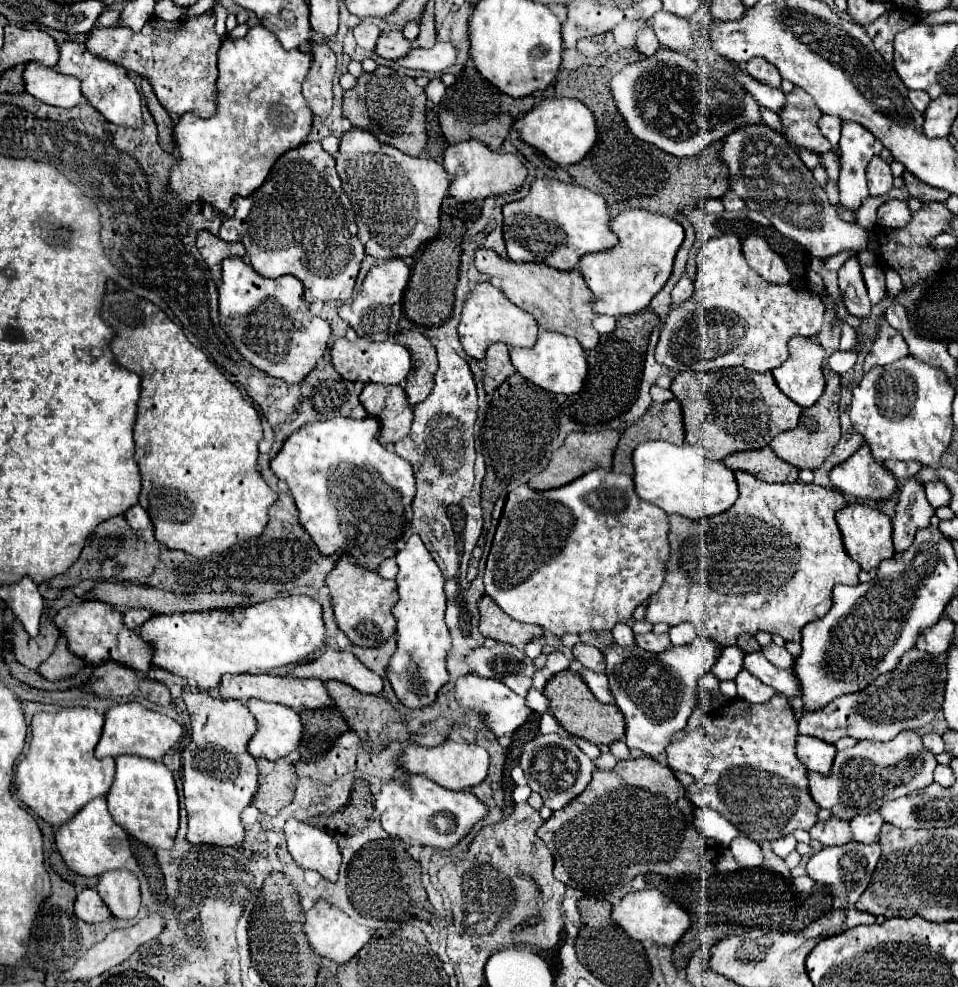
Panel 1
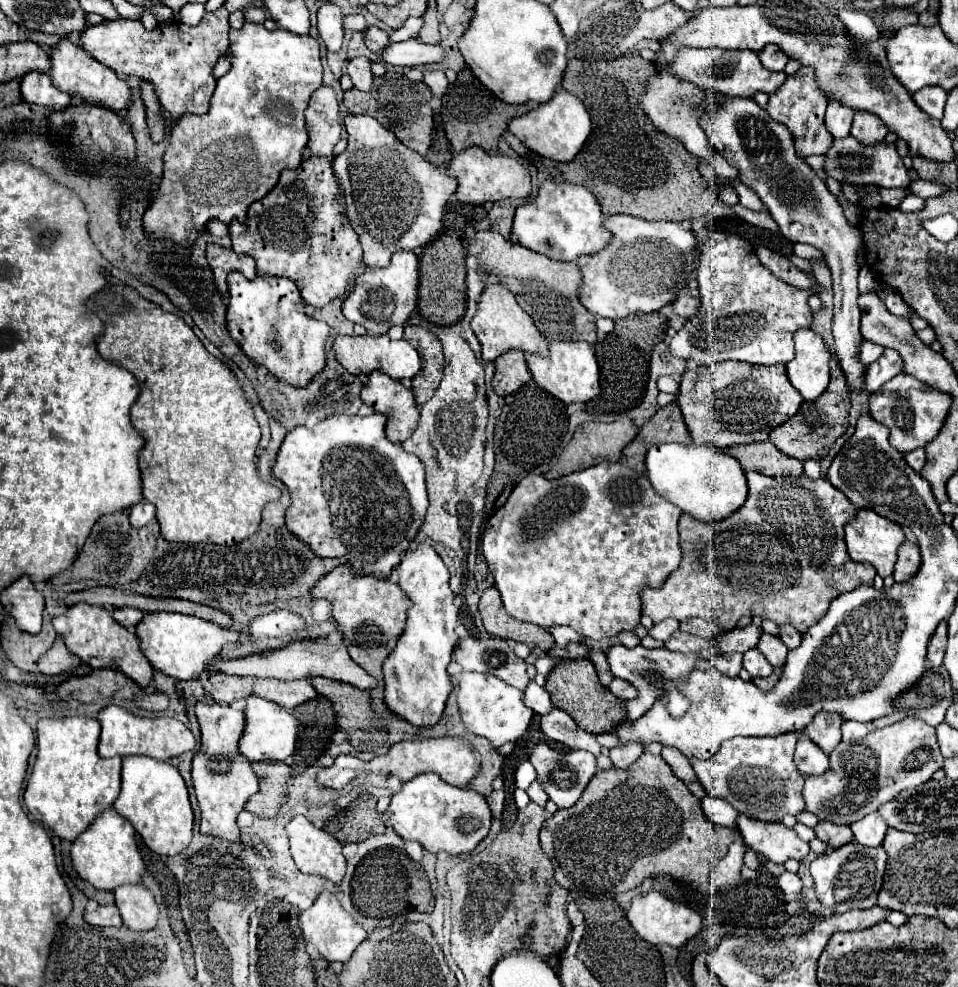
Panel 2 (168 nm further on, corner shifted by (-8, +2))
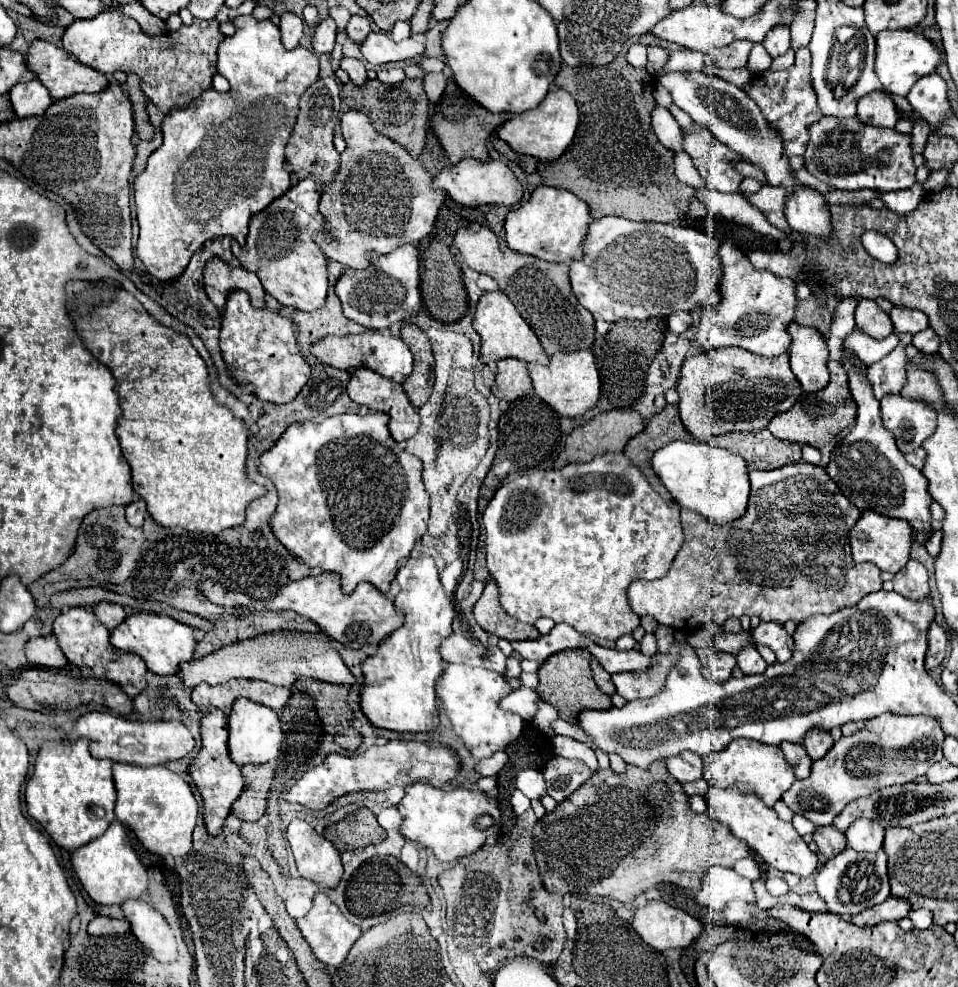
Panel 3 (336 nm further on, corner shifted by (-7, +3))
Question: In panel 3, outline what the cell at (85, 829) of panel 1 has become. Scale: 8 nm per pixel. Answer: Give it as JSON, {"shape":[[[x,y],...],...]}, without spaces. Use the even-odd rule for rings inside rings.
{"shape":[[[113,821],[103,835],[73,851],[71,863],[85,891],[99,905],[121,905],[125,899],[139,899],[147,891],[147,871],[129,843],[125,825],[119,821]]]}

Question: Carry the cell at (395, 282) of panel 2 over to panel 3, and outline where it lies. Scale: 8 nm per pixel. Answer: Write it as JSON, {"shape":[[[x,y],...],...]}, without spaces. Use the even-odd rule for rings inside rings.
{"shape":[[[403,245],[387,255],[373,255],[373,267],[365,271],[347,269],[335,285],[343,315],[367,329],[387,329],[393,323],[415,317],[421,309],[419,295],[419,251],[415,245]]]}

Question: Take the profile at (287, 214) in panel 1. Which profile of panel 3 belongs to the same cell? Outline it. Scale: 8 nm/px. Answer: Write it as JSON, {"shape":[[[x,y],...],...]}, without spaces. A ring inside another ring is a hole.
{"shape":[[[305,177],[287,193],[277,197],[261,213],[251,217],[245,247],[231,241],[235,259],[247,269],[257,273],[263,289],[281,305],[291,305],[299,311],[315,311],[323,307],[329,289],[327,257],[315,243],[315,235],[327,231],[325,217],[319,213],[319,187],[315,179]]]}

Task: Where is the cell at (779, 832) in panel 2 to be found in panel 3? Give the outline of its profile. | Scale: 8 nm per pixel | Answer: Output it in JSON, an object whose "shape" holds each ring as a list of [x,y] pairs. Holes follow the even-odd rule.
{"shape":[[[709,787],[707,803],[709,807],[713,807],[715,819],[725,823],[735,837],[743,839],[751,849],[755,849],[757,855],[773,869],[791,871],[797,873],[799,877],[807,877],[817,869],[817,855],[807,847],[807,843],[801,839],[792,823],[785,823],[779,819],[775,809],[765,807],[763,801],[753,793],[739,793],[737,787],[729,789]]]}

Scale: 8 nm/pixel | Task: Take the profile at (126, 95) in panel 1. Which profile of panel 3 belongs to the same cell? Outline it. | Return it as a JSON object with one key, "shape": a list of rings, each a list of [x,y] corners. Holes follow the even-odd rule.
{"shape":[[[33,41],[33,45],[27,51],[27,65],[31,71],[37,73],[37,79],[49,89],[55,101],[65,99],[75,93],[95,93],[95,91],[103,91],[109,87],[109,79],[101,71],[95,71],[93,67],[83,65],[81,61],[75,59],[75,55],[47,41]]]}

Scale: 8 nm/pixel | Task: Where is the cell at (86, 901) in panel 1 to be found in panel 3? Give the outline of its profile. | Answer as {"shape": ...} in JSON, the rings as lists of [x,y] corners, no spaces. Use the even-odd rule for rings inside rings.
{"shape":[[[97,915],[89,927],[89,935],[117,935],[117,933],[127,933],[129,931],[129,921],[127,919],[111,919]]]}

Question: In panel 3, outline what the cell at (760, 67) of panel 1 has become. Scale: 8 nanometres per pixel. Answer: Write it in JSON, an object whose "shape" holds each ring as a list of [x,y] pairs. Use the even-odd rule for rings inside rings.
{"shape":[[[783,25],[771,29],[771,31],[767,33],[767,37],[763,39],[763,47],[767,49],[767,53],[769,53],[773,59],[779,57],[779,55],[783,55],[783,53],[787,53],[787,49],[791,47],[789,29],[783,27]]]}

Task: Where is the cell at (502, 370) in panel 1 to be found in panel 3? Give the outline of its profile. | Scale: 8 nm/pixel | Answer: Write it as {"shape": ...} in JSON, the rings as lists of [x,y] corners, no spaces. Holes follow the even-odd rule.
{"shape":[[[501,359],[497,363],[497,375],[495,385],[491,387],[491,393],[497,399],[515,401],[531,391],[531,379],[527,373],[527,365],[519,359]]]}

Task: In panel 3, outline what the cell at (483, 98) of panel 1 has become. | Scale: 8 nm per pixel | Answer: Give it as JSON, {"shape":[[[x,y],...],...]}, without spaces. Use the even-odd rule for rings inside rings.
{"shape":[[[449,81],[447,89],[445,89],[443,97],[439,99],[439,103],[435,107],[435,113],[431,117],[431,127],[433,127],[435,135],[439,137],[443,149],[447,151],[451,163],[459,163],[463,157],[489,161],[489,153],[487,153],[487,143],[485,141],[489,139],[489,135],[499,125],[503,125],[511,117],[513,117],[511,113],[491,113],[491,111],[487,111],[473,97],[463,93],[455,81]]]}

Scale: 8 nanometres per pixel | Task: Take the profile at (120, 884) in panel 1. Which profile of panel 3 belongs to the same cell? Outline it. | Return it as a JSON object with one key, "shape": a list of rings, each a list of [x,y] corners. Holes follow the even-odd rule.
{"shape":[[[127,899],[121,905],[125,919],[131,923],[131,933],[163,963],[175,961],[177,945],[165,917],[145,899]]]}

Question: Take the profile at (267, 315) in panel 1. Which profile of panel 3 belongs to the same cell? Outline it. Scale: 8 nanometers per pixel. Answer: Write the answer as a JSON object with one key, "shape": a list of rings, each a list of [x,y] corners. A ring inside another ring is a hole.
{"shape":[[[233,291],[227,297],[221,321],[221,351],[227,367],[239,383],[251,383],[255,395],[271,403],[287,403],[297,397],[309,381],[311,369],[297,343],[297,327],[283,317],[279,309],[255,309],[245,291]]]}

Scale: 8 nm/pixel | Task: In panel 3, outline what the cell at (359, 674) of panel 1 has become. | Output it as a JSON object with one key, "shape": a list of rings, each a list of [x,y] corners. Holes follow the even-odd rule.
{"shape":[[[271,631],[253,639],[245,639],[233,645],[227,645],[203,659],[191,659],[181,665],[179,677],[187,681],[187,685],[195,687],[201,681],[209,685],[219,685],[229,679],[261,679],[273,685],[291,687],[297,677],[313,677],[327,683],[353,685],[355,675],[349,673],[343,663],[339,651],[331,647],[331,637],[325,633],[301,633],[301,631]]]}

